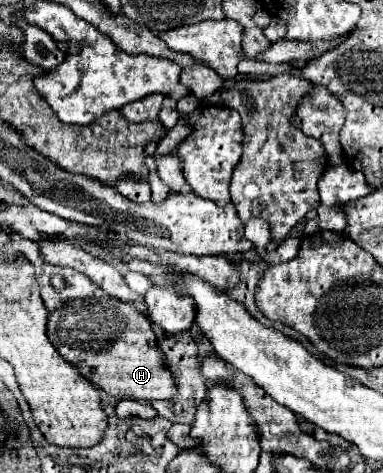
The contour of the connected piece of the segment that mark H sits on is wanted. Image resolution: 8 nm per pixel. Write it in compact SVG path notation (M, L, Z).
M101 290L93 298L69 300L51 312L47 336L63 358L73 362L91 384L113 398L151 402L173 400L179 392L167 358L159 350L151 320L133 304L119 302Z

